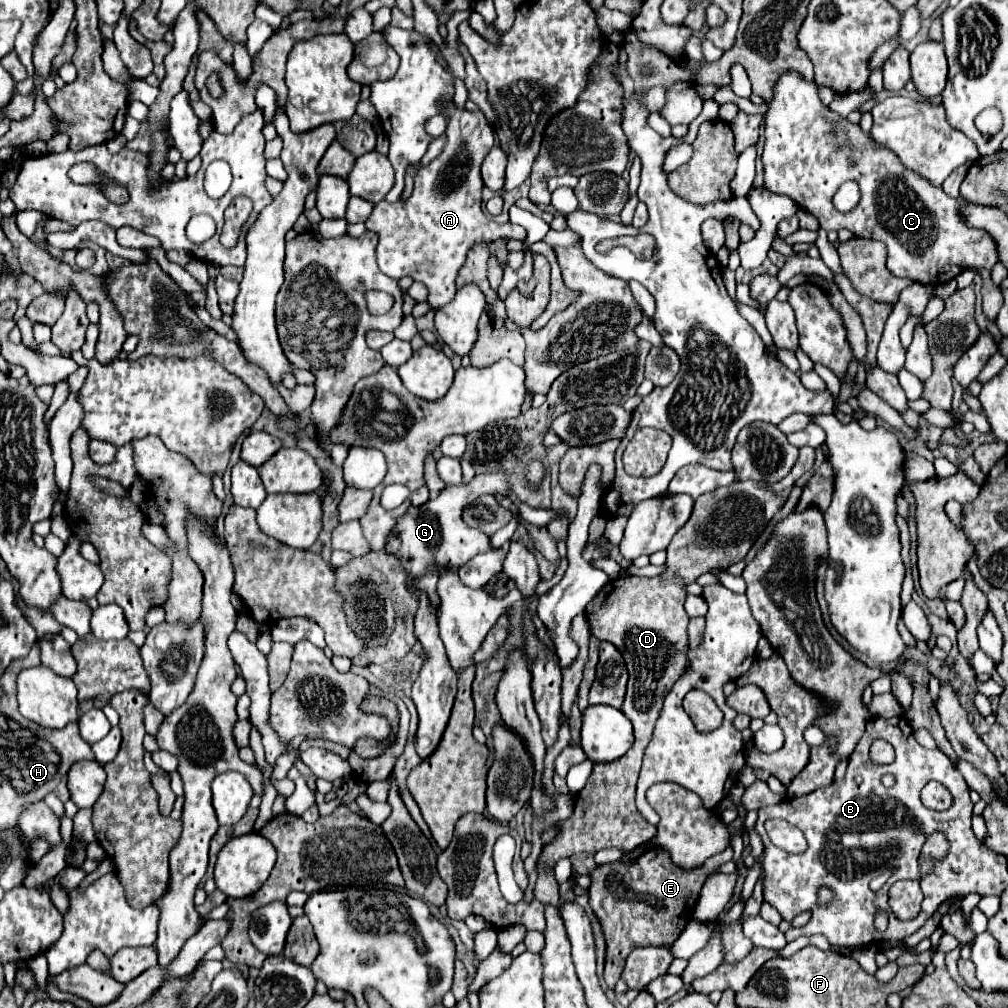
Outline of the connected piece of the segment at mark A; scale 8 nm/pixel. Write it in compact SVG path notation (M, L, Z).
M453 101L443 105L449 117L447 145L443 153L423 167L415 177L413 195L407 201L379 201L365 221L367 231L377 233L377 263L393 279L409 276L429 289L431 309L447 305L455 297L455 277L465 263L467 251L479 241L517 239L525 241L527 231L515 223L495 223L481 209L481 163L495 143L495 131L481 111L457 109Z

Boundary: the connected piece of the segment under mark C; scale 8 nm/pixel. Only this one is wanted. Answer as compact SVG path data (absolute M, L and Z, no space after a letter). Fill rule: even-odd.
M789 71L779 77L775 85L775 95L769 101L769 111L765 115L765 183L763 187L777 195L791 197L801 209L811 213L825 231L849 229L855 237L877 239L887 245L887 269L897 277L907 277L917 283L947 283L967 267L985 267L991 269L997 263L995 243L985 231L969 229L963 223L959 211L959 199L951 199L941 187L931 185L921 175L907 171L891 151L883 151L871 133L863 133L859 125L851 123L847 117L831 113L817 95L815 83L805 81L795 71ZM853 179L861 187L861 201L849 213L839 213L833 207L835 191L847 181Z

